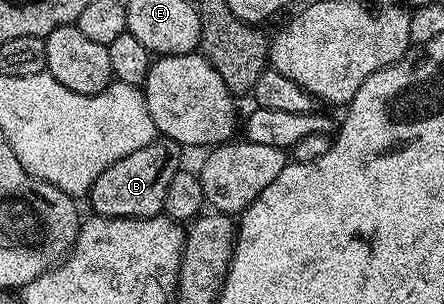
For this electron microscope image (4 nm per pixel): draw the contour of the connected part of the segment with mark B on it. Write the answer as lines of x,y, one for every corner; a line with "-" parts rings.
155,138
144,150
136,150
128,154
128,158
120,158
120,162
112,162
96,182
92,182
88,193
88,201
94,209
93,215
108,218
148,218
157,216
164,206
164,193
172,182
172,174
180,170
178,164
182,160
179,145
173,140

